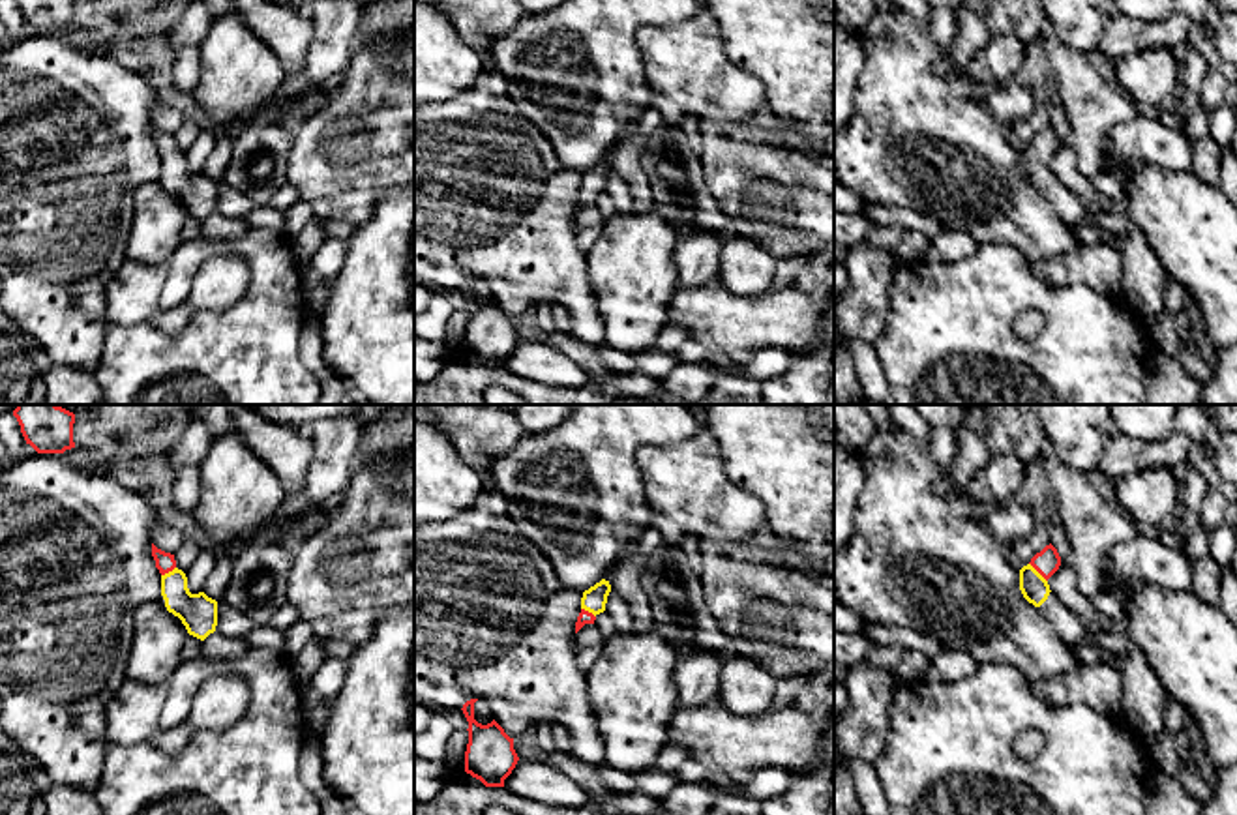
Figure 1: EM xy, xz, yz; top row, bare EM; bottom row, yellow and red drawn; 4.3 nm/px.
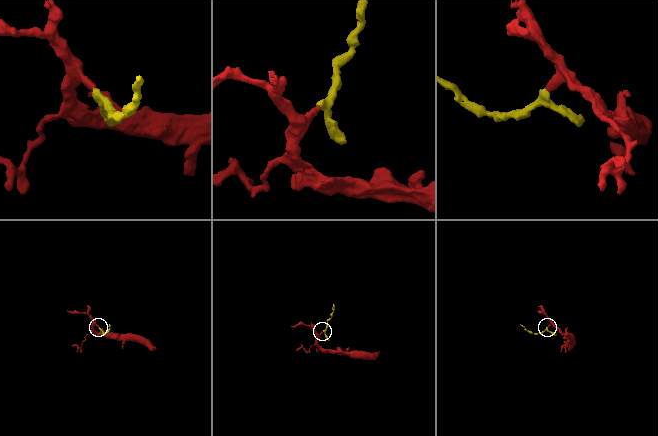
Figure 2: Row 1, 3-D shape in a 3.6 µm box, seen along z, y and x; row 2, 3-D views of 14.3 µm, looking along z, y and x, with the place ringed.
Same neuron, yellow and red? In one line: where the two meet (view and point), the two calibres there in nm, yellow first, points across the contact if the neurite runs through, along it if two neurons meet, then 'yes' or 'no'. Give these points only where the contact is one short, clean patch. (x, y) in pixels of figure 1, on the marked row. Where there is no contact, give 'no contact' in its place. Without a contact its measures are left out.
contact yz (1037, 572); calibres 120 and 110 nm; way yz (1035, 589), (1037, 572), (1046, 563); yes

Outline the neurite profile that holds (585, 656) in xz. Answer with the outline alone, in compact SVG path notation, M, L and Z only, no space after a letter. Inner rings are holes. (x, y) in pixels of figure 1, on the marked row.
M604 645L598 646L577 646L575 648L575 663L577 667L587 673L602 656Z

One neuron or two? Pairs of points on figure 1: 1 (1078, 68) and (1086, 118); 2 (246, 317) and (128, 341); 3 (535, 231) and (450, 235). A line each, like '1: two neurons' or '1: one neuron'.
1: one neuron
2: one neuron
3: one neuron

